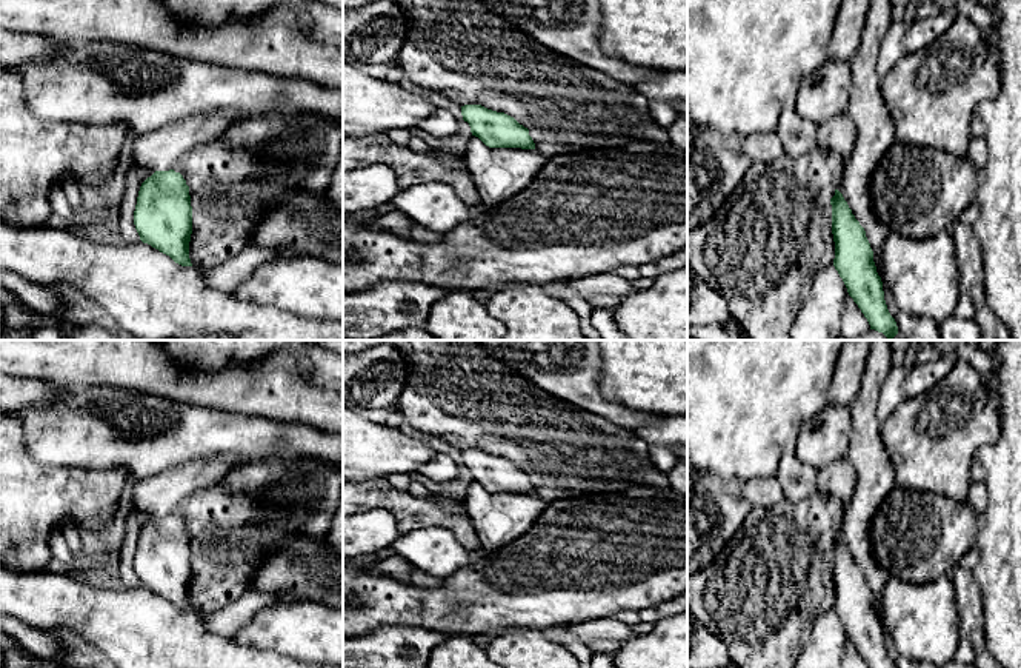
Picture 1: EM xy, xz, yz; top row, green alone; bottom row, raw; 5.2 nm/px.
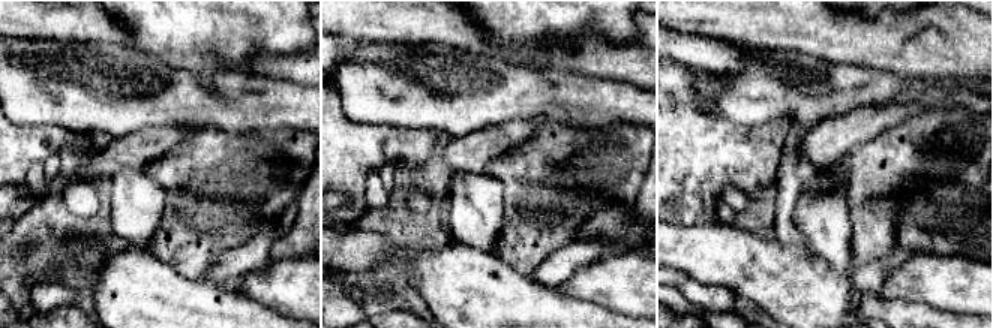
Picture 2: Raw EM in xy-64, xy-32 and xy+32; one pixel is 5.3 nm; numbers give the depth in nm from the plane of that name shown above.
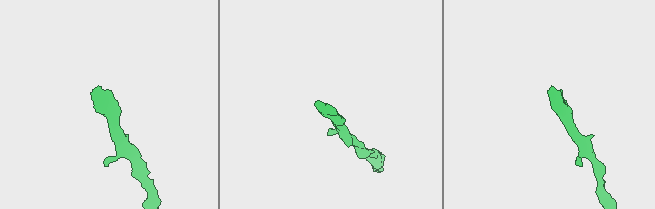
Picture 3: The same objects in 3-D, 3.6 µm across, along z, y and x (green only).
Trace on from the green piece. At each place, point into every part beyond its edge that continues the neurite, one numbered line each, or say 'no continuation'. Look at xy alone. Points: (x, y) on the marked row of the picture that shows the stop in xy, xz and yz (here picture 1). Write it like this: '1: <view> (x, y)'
no continuation

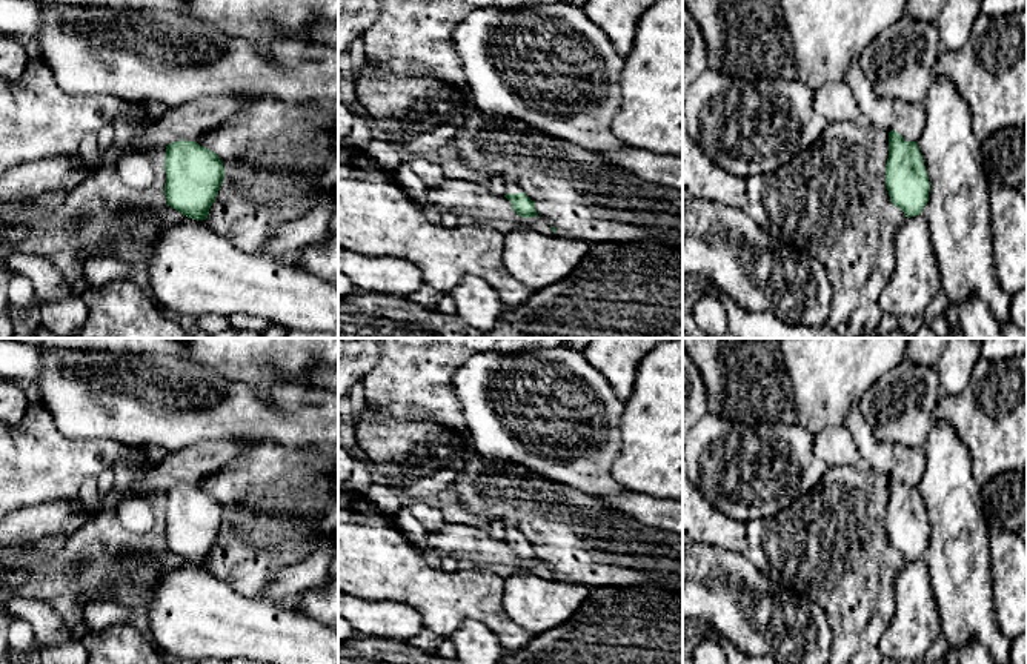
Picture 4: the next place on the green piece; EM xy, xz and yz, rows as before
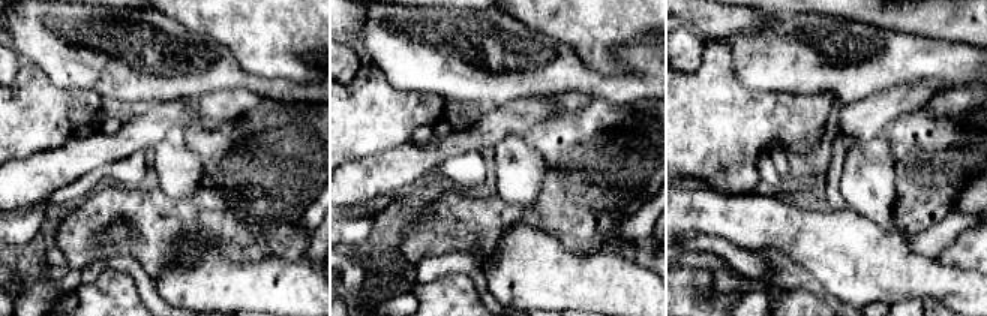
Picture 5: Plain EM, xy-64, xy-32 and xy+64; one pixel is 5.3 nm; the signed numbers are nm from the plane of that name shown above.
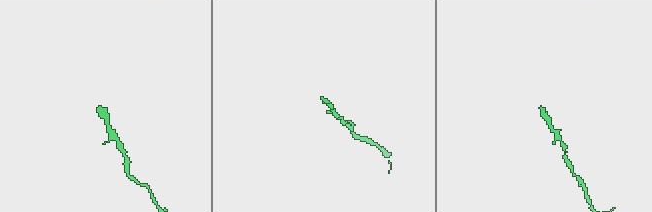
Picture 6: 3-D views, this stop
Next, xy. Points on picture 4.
no continuation

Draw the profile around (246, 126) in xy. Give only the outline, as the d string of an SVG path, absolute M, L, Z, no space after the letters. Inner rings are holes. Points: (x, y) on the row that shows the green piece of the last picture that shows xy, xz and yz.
M264 95L244 112L204 131L197 143L215 152L226 171L208 218L198 221L231 240L244 254L263 254L264 243L283 223L303 217L338 186L338 98L289 105Z

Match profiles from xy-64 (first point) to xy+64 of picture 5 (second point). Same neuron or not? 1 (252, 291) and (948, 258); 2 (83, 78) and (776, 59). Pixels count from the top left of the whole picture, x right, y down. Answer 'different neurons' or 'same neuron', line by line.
1: different neurons
2: same neuron

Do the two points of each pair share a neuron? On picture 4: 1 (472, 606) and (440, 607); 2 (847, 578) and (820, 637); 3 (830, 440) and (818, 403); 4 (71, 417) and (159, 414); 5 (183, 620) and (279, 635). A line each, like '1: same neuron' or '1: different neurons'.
1: same neuron
2: different neurons
3: different neurons
4: same neuron
5: same neuron

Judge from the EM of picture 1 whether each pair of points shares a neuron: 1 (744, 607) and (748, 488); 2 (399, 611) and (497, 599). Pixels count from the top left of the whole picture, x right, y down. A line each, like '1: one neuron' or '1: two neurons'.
1: two neurons
2: one neuron

